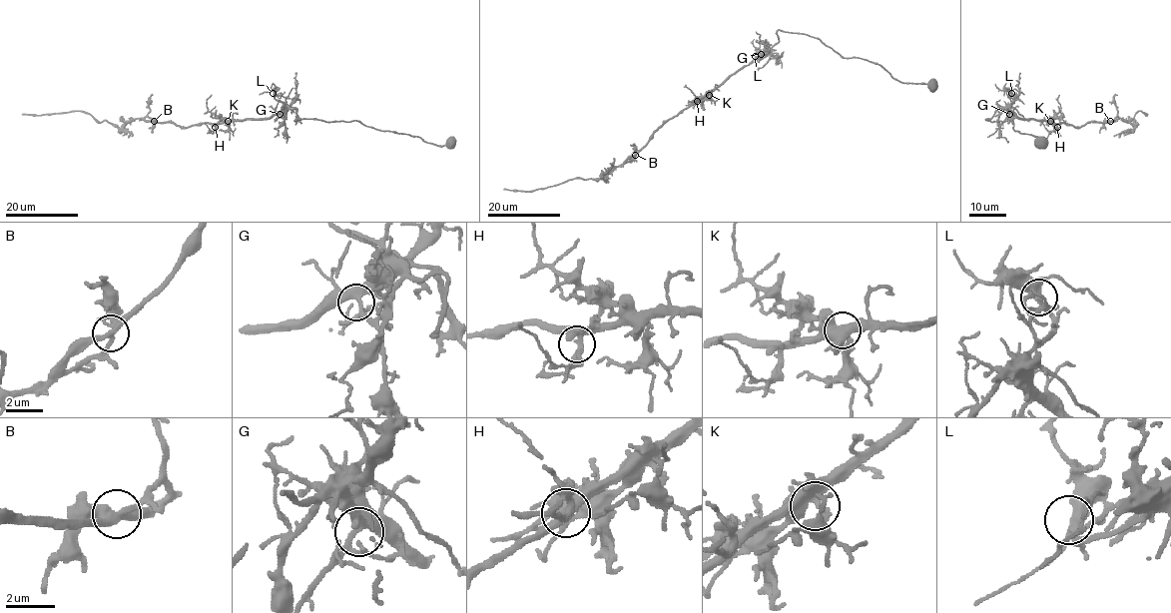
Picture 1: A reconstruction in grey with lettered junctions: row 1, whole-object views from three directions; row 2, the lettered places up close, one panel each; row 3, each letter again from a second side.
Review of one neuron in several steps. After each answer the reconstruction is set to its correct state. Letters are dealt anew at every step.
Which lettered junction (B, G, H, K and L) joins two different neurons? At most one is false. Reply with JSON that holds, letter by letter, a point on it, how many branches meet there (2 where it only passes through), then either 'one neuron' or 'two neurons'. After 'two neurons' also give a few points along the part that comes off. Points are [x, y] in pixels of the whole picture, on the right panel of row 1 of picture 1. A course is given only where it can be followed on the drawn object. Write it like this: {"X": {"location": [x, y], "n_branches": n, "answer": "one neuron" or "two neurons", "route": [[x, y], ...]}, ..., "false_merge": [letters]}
{"B": {"location": [1110, 121], "n_branches": 4, "answer": "one neuron"}, "G": {"location": [1009, 114], "n_branches": 4, "answer": "one neuron"}, "H": {"location": [1057, 127], "n_branches": 5, "answer": "one neuron"}, "K": {"location": [1050, 121], "n_branches": 4, "answer": "one neuron"}, "L": {"location": [1011, 93], "n_branches": 4, "answer": "one neuron"}, "false_merge": []}

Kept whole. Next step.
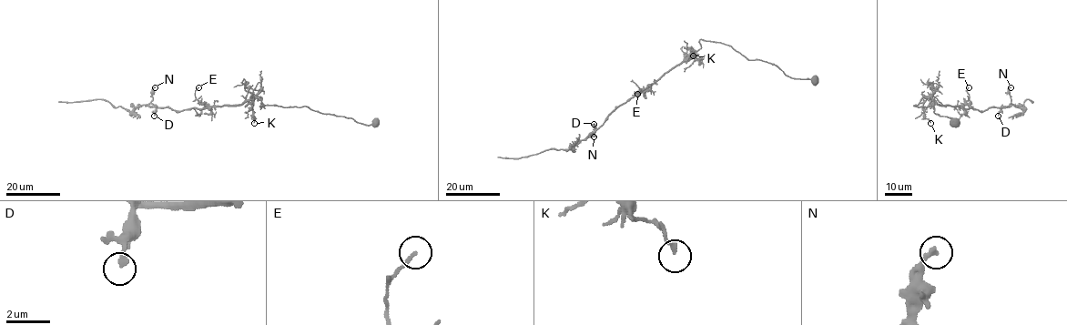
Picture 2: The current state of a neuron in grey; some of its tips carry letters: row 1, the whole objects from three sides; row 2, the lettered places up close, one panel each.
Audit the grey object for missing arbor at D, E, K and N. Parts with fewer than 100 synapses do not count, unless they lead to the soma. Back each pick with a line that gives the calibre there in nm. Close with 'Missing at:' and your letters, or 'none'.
Missing at: none

